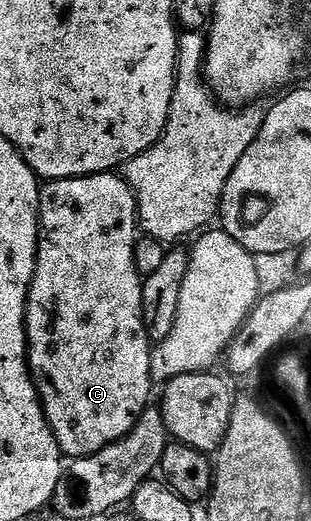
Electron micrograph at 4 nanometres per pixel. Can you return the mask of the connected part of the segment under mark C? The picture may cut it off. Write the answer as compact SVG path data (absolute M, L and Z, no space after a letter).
M118 173L90 174L88 178L56 178L42 183L39 191L39 251L37 264L33 272L33 284L27 297L27 364L31 368L31 377L35 380L35 389L39 391L39 400L47 423L60 450L68 459L84 458L101 452L109 444L121 440L139 423L141 415L152 405L151 351L153 343L145 332L143 319L143 278L135 263L135 243L140 237L139 209L135 203L135 194L130 184Z

